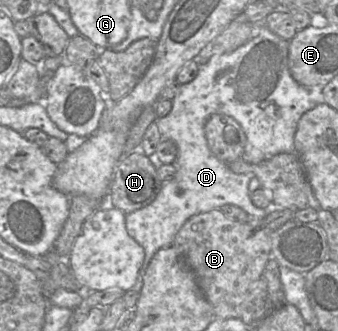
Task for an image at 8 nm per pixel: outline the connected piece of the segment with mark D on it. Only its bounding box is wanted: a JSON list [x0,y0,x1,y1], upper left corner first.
[125,24,316,275]

